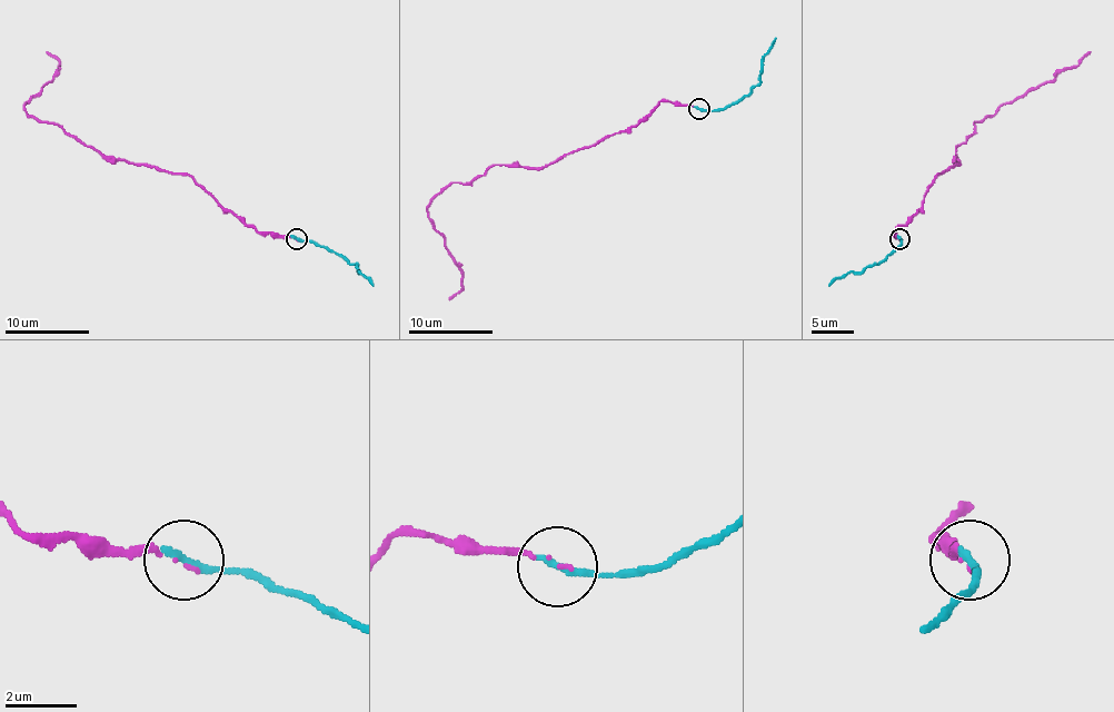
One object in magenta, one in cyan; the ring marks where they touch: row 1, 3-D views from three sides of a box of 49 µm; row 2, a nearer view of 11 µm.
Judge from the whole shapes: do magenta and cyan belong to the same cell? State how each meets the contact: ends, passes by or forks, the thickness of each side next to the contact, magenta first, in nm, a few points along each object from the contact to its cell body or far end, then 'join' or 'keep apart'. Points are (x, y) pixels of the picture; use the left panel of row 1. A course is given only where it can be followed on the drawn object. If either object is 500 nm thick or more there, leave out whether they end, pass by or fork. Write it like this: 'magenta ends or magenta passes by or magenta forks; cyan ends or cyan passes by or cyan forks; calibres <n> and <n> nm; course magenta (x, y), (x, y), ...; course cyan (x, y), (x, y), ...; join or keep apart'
magenta ends; cyan ends; calibres 60 and 240 nm; course magenta (296, 239), (258, 233), (186, 174), (103, 159), (51, 122), (38, 122), (23, 106), (59, 70), (47, 51); course cyan (296, 239), (315, 240), (336, 251), (357, 266), (374, 285); join

